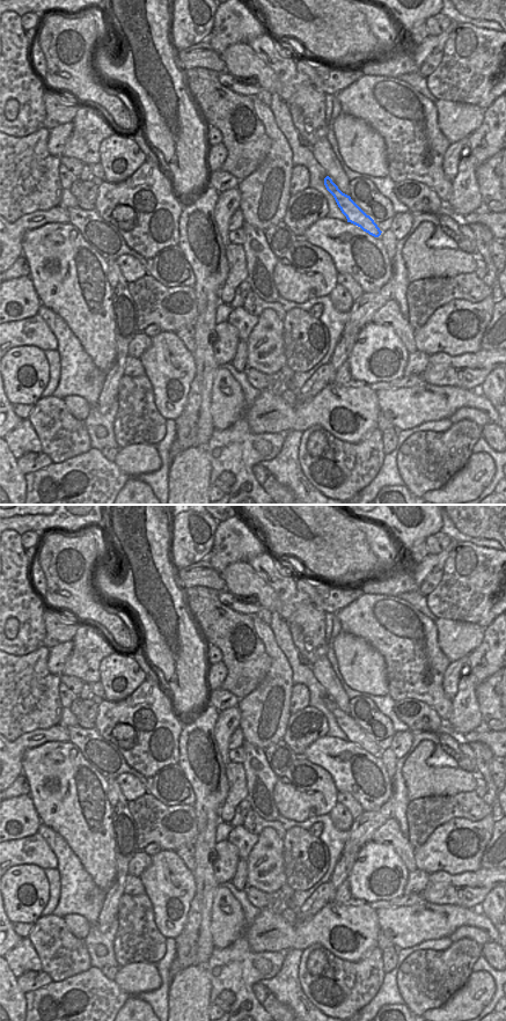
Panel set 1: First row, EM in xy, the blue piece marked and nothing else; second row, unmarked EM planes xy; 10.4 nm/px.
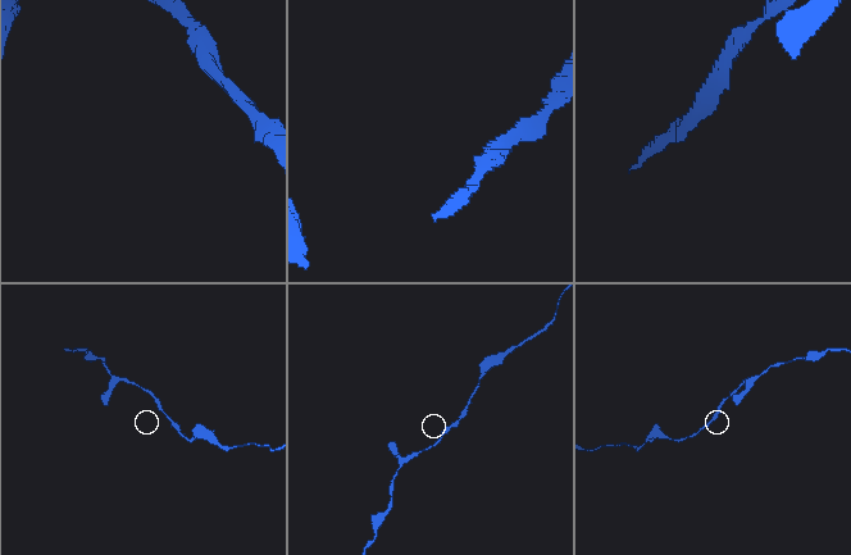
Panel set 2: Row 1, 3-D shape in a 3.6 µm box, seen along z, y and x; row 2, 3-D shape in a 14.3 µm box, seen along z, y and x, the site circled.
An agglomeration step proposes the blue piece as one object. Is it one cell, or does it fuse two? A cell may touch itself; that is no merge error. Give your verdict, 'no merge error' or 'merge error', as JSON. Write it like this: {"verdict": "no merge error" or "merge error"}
{"verdict": "no merge error"}

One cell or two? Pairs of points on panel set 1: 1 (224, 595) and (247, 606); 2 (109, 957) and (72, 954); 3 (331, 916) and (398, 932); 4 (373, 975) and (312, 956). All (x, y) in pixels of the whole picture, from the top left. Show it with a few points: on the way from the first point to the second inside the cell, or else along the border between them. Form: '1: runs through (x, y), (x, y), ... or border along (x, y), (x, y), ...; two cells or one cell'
1: runs through (229, 600), (241, 604); one cell
2: border along (82, 940), (92, 966); two cells
3: border along (374, 910), (380, 930); two cells
4: runs through (347, 997), (334, 1008), (318, 1004), (316, 982); one cell

